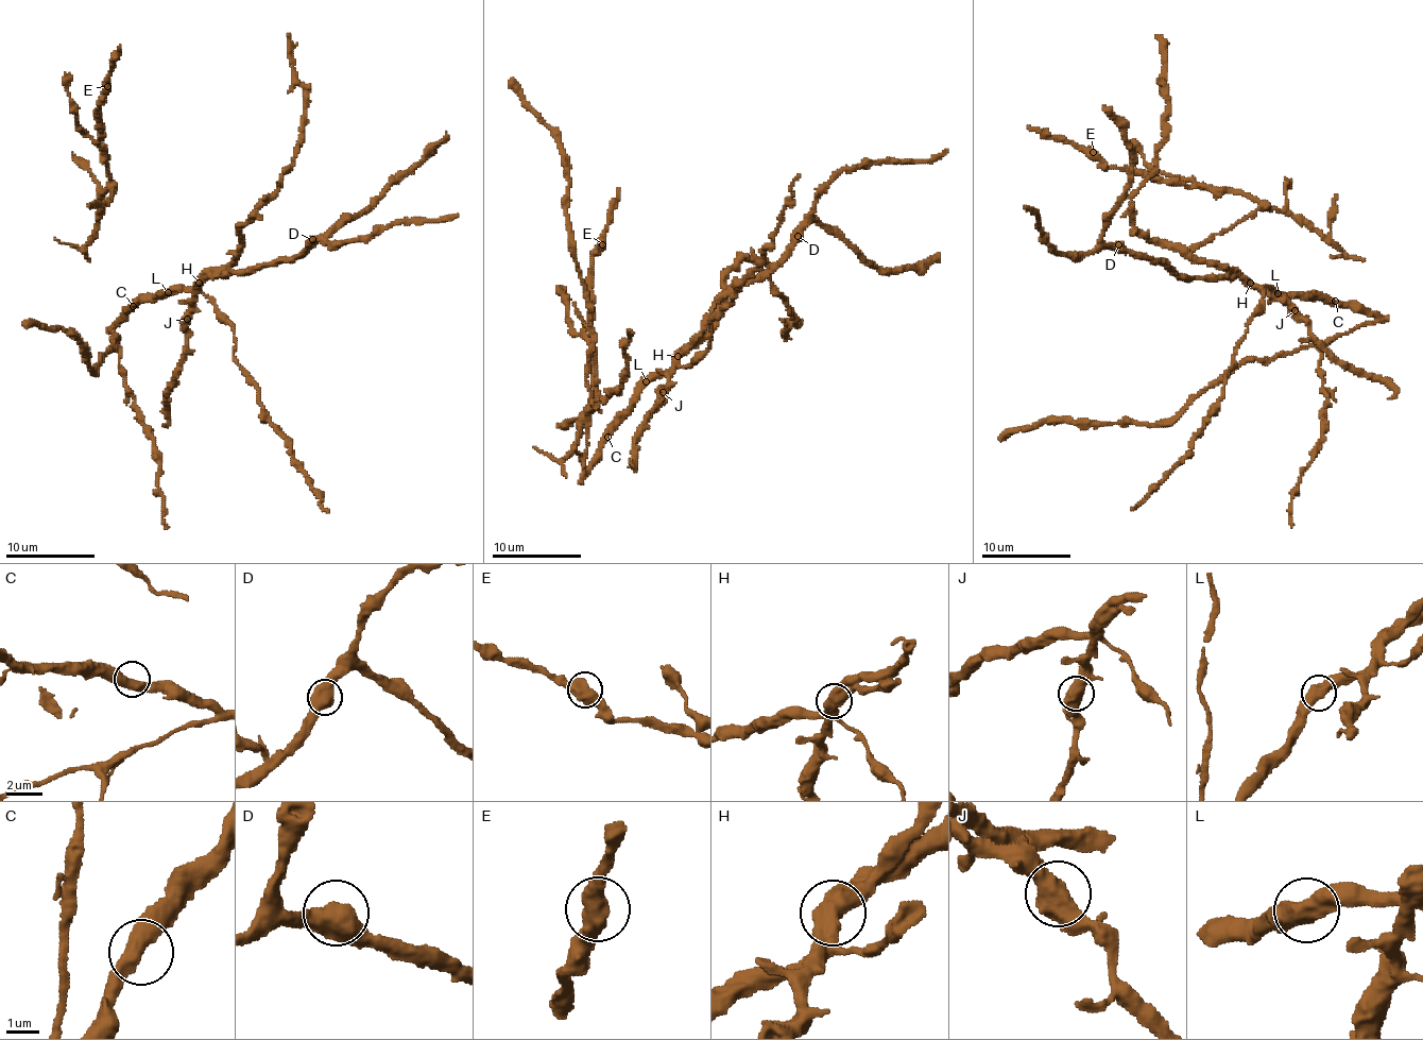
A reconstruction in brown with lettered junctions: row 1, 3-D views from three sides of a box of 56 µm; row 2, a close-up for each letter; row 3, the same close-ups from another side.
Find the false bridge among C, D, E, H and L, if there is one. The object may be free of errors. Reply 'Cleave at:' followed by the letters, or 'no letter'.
Cleave at: no letter

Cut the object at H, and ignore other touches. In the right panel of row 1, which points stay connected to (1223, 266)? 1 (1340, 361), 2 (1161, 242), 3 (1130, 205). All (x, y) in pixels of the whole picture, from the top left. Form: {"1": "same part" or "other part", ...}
{"1": "same part", "2": "same part", "3": "same part"}

